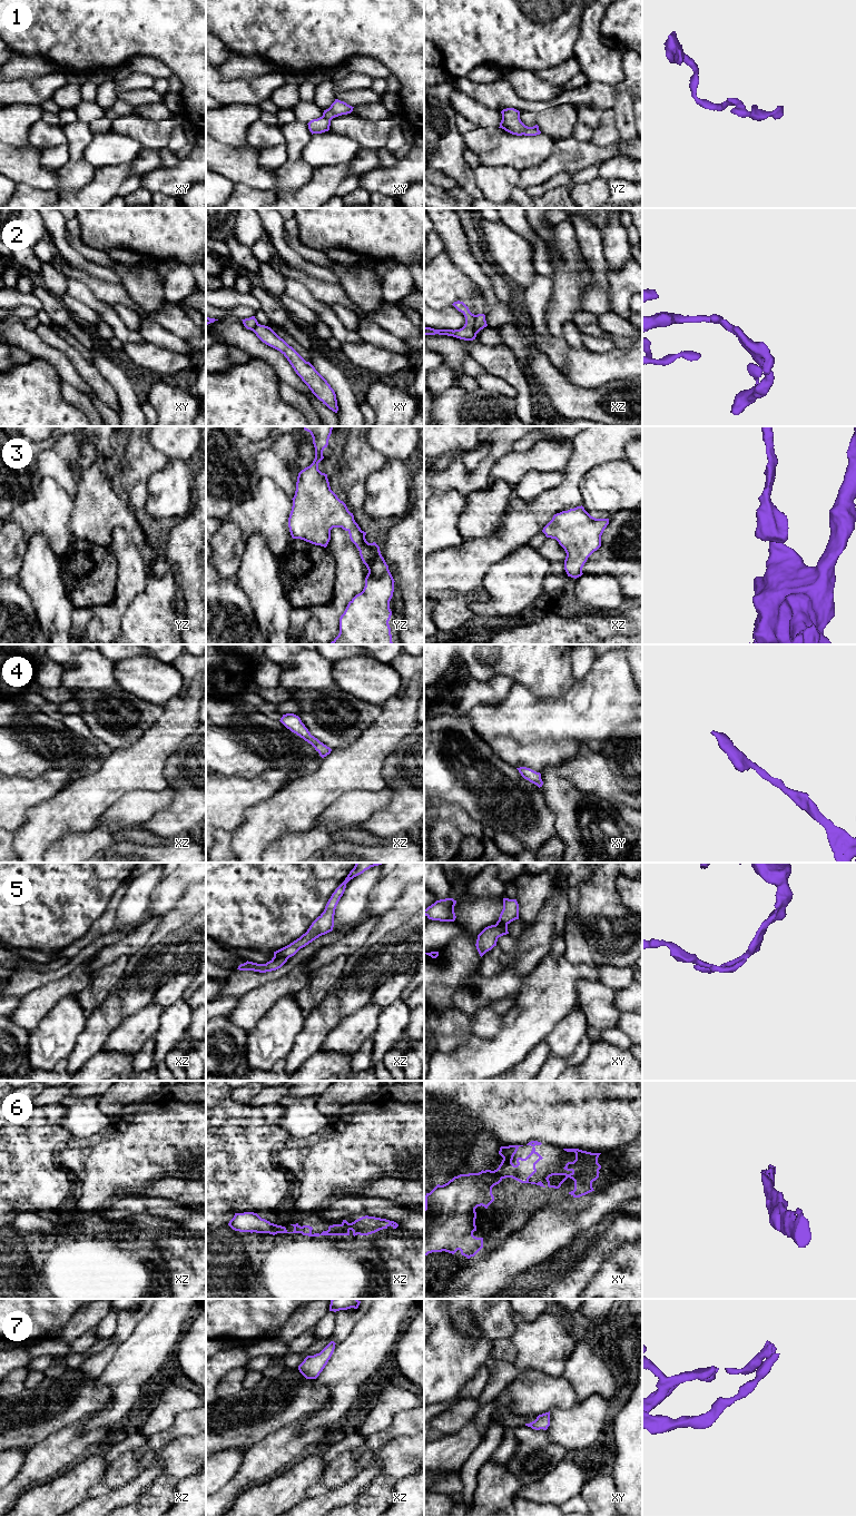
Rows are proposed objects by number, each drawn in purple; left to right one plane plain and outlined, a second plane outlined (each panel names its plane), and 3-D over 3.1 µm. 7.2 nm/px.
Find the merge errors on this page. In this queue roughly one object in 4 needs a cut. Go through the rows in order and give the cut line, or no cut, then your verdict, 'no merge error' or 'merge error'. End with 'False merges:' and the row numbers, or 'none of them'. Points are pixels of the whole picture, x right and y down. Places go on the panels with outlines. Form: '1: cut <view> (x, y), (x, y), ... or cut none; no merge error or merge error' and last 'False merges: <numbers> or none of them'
1: cut none; no merge error
2: cut xz (474, 315), (474, 330), (476, 333); merge error
3: cut none; no merge error
4: cut none; no merge error
5: cut xz (287, 957), (274, 957), (272, 959); merge error
6: cut none; no merge error
7: cut none; no merge error
False merges: 2, 5

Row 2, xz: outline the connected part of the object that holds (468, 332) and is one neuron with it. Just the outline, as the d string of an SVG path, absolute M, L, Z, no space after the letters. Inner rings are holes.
M454 302L452 304L459 312L461 312L465 317L465 324L460 329L434 329L431 327L424 327L424 335L447 335L453 336L464 341L473 341L476 337L476 331L474 327L475 315L472 314L469 307L463 302Z

